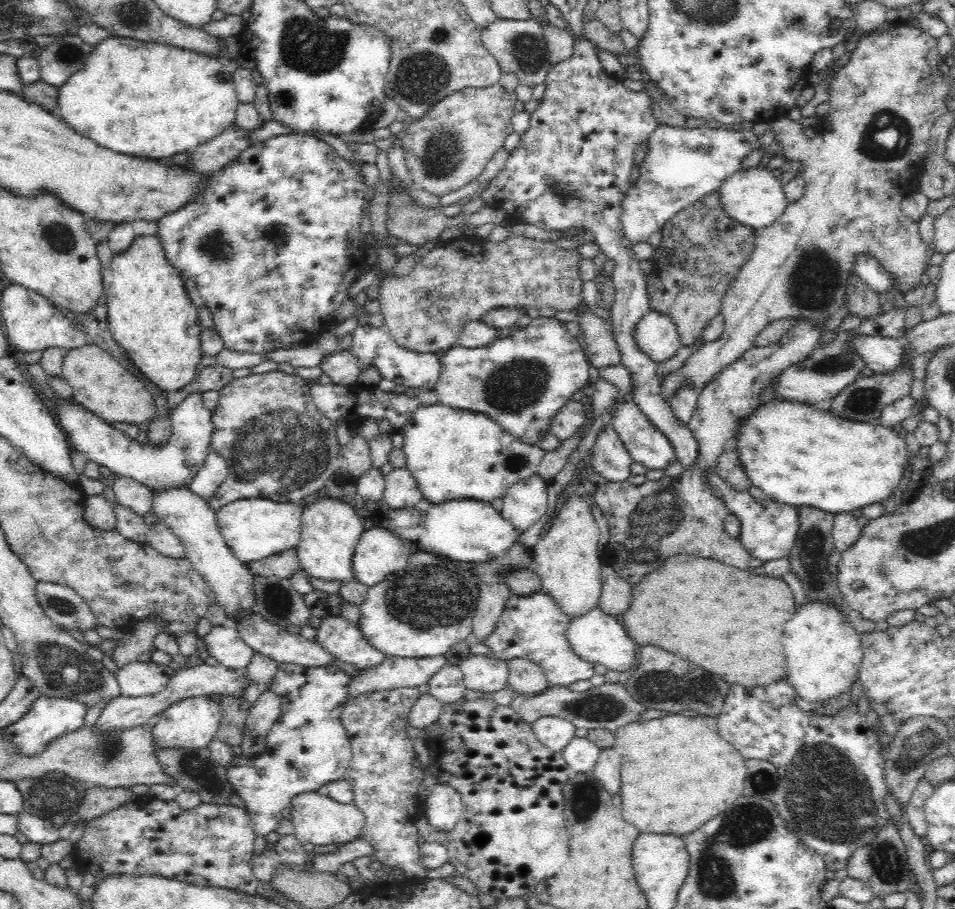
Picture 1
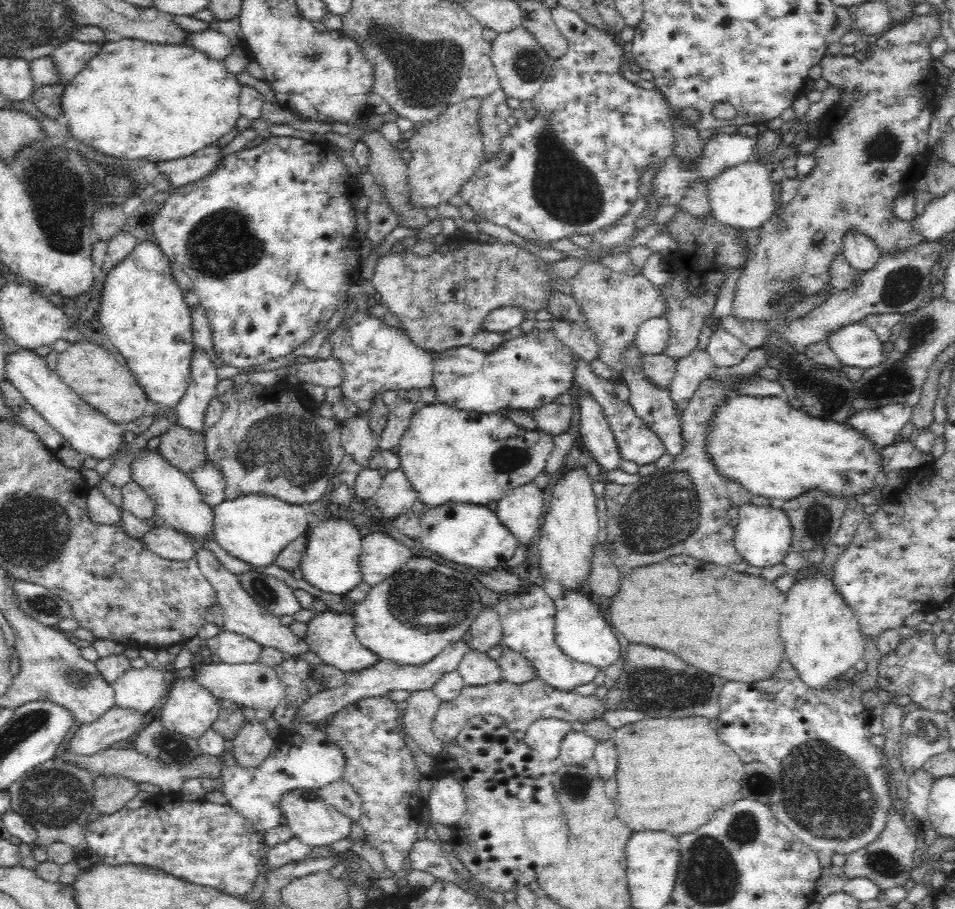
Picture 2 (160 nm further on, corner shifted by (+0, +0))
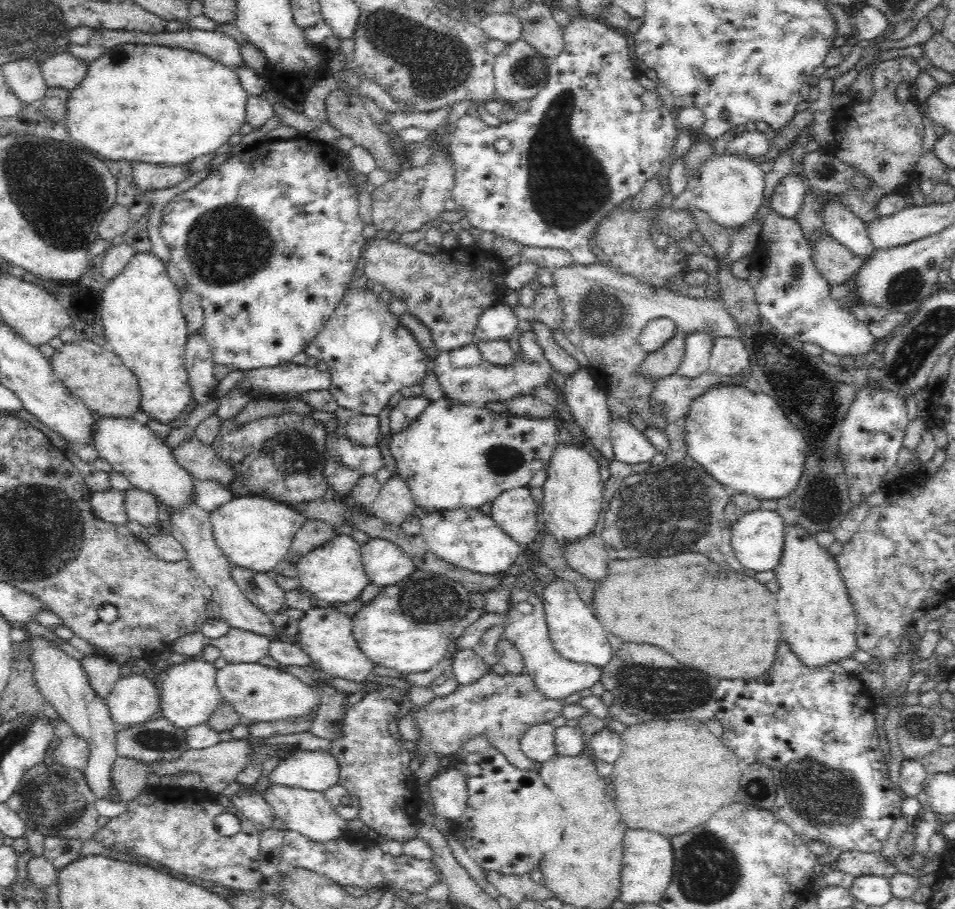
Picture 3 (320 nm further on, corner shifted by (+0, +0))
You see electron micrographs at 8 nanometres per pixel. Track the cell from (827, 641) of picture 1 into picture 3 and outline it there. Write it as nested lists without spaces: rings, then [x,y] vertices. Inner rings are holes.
[[[785,525],[782,554],[773,571],[780,588],[776,592],[776,612],[782,622],[782,634],[802,664],[820,669],[830,662],[848,658],[857,650],[857,624],[835,555],[821,546],[815,537],[800,525]]]

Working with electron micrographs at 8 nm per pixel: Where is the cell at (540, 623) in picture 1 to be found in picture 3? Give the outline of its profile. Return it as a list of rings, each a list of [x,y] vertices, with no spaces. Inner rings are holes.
[[[513,589],[510,596],[511,607],[505,617],[505,637],[518,649],[522,655],[525,673],[532,677],[534,687],[550,700],[562,700],[574,693],[580,693],[585,688],[592,688],[600,678],[600,667],[590,664],[579,664],[565,660],[554,648],[550,640],[542,599],[531,591]],[[526,602],[533,606],[533,610],[528,614],[523,614],[516,606]]]

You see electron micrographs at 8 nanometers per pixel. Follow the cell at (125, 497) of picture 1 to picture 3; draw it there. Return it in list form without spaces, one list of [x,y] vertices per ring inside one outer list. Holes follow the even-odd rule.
[[[140,489],[126,490],[125,507],[129,521],[138,522],[146,528],[160,525],[157,498],[153,494]]]

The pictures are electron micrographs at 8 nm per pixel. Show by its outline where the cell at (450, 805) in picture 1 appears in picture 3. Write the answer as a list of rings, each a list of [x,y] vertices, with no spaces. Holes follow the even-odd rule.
[[[453,766],[436,778],[429,784],[429,791],[432,797],[435,814],[445,819],[457,819],[468,804],[468,787],[464,773]]]

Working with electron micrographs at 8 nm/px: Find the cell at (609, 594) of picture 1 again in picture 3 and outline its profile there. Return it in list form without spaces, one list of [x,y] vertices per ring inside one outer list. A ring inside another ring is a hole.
[[[590,532],[578,540],[564,542],[563,556],[570,568],[589,580],[602,580],[606,576],[610,558],[601,535]]]

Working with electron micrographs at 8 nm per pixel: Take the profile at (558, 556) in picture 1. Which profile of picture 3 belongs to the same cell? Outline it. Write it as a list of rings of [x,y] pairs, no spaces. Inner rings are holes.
[[[556,444],[554,453],[546,466],[546,480],[542,484],[542,514],[540,516],[542,531],[550,531],[556,540],[564,545],[564,542],[578,540],[586,534],[593,532],[600,513],[602,512],[603,480],[600,479],[600,465],[585,448],[572,444]]]

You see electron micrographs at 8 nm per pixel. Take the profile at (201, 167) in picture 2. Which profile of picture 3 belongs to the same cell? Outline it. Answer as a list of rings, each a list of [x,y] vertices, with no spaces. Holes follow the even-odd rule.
[[[136,163],[130,164],[130,167],[132,178],[134,178],[133,184],[148,193],[174,187],[188,175],[186,165],[170,166]]]

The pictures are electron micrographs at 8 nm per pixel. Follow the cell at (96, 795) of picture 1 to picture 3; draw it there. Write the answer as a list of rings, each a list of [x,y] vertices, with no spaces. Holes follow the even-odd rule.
[[[117,757],[112,770],[111,779],[120,801],[132,800],[140,794],[151,773],[150,765],[137,758]]]

